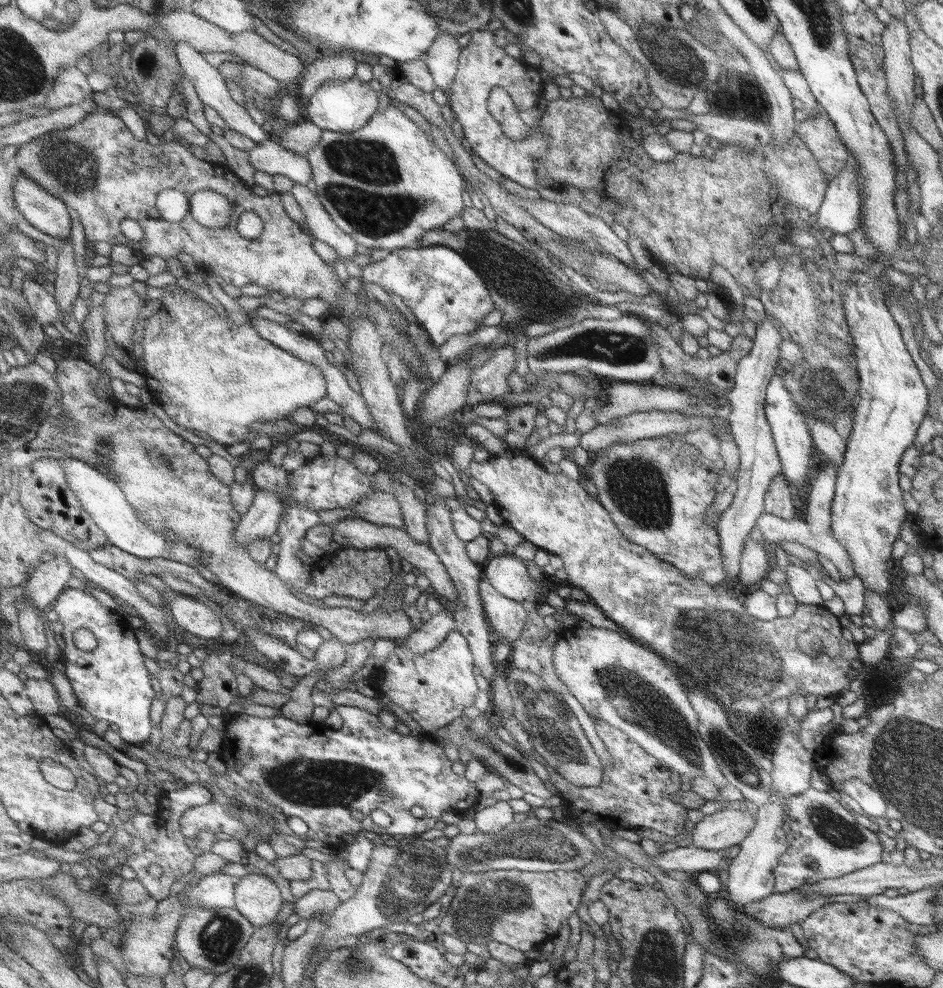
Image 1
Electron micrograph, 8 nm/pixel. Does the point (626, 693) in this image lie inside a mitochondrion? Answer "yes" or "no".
yes

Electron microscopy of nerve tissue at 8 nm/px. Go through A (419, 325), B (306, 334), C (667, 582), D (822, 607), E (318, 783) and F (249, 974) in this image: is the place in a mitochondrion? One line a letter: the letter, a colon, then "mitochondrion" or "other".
A: other
B: other
C: other
D: other
E: mitochondrion
F: mitochondrion

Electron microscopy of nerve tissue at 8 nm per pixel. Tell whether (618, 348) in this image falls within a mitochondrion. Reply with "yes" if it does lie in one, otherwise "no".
yes

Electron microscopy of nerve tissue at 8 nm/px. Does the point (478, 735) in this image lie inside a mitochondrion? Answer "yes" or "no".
yes

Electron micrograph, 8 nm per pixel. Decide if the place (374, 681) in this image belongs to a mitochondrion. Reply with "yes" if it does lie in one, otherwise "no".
no

